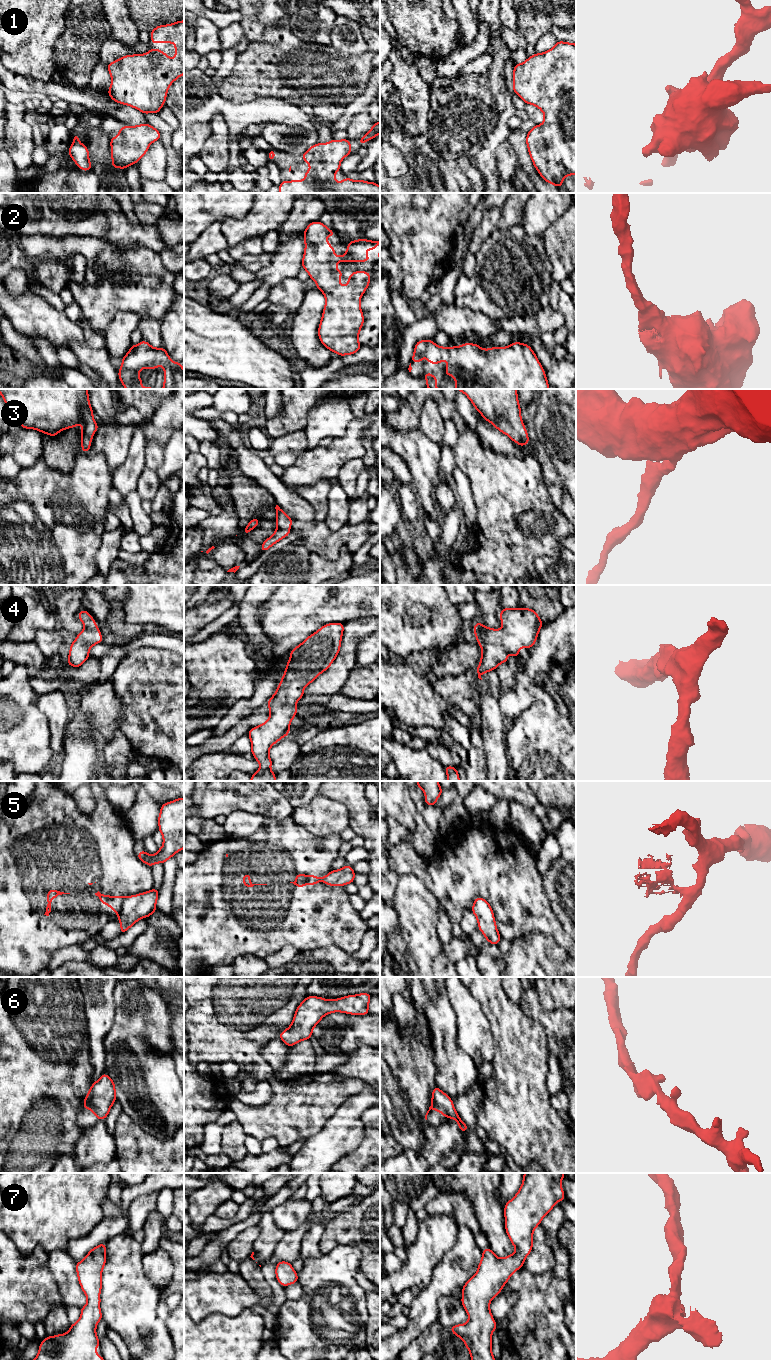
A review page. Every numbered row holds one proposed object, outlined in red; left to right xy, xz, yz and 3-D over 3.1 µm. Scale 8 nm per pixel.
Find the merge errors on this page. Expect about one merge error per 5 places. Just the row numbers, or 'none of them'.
5

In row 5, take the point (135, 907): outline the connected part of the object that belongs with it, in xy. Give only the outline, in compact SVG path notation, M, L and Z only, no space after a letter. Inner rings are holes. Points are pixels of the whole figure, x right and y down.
M153 888L147 892L126 897L117 917L121 924L120 934L125 933L138 920L149 917L156 912L158 896L159 891Z

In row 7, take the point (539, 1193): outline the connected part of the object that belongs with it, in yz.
M524 1173L522 1185L517 1194L505 1204L505 1228L516 1252L498 1258L488 1247L482 1251L482 1259L477 1272L462 1287L461 1303L469 1318L465 1324L454 1325L450 1331L464 1341L470 1351L471 1360L496 1360L492 1354L492 1332L497 1329L490 1311L490 1301L499 1295L511 1275L523 1267L526 1257L533 1248L533 1232L541 1220L557 1202L565 1200L561 1181L564 1173Z

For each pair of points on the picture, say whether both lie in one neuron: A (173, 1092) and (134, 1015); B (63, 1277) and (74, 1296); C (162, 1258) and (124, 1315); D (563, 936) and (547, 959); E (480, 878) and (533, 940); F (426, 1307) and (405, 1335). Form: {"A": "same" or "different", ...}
{"A": "same", "B": "same", "C": "different", "D": "different", "E": "different", "F": "same"}

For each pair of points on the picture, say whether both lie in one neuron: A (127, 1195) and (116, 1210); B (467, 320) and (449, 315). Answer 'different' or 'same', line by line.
A: same
B: same

